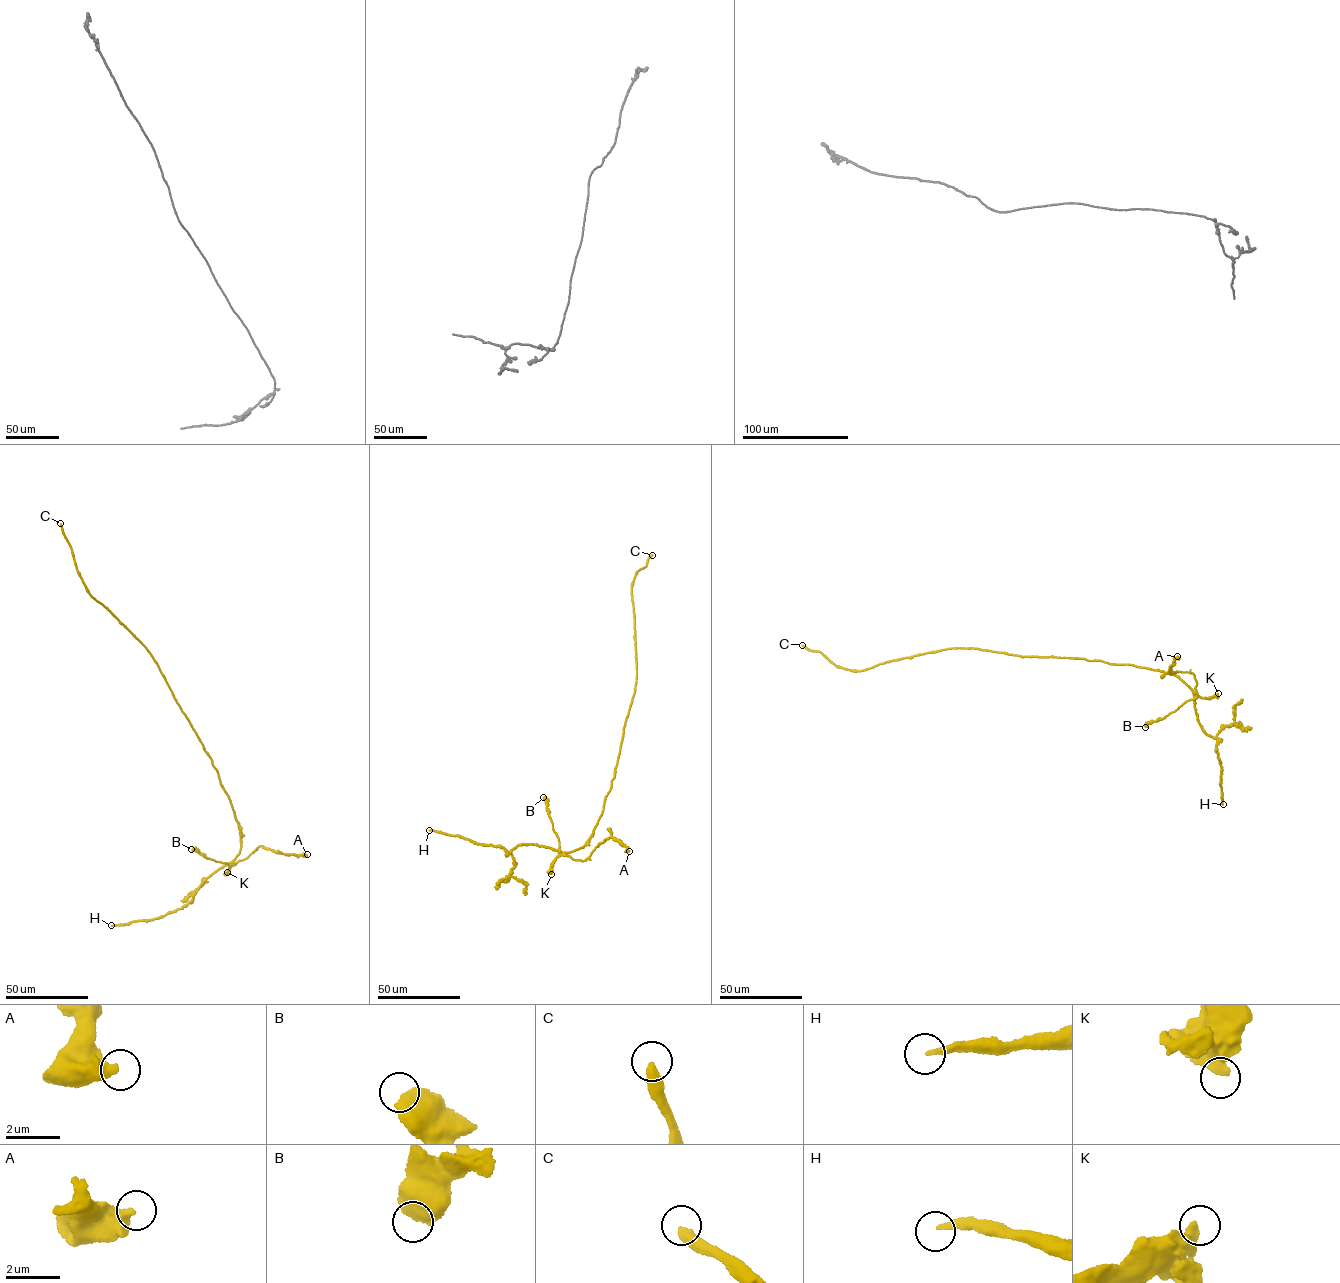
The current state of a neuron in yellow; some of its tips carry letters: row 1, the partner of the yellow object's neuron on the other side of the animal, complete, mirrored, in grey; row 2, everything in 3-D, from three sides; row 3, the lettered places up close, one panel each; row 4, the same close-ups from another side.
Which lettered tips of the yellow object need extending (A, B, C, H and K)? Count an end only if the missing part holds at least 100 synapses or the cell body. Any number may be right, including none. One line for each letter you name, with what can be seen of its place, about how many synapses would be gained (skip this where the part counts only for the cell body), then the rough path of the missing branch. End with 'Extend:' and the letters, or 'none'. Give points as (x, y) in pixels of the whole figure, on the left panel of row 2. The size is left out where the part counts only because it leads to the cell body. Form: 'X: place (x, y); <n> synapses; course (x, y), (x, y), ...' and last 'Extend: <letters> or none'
C: place (60, 523); 600 synapses
Extend: C

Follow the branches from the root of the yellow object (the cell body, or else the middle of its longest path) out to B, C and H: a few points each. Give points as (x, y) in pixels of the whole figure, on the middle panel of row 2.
B: (618, 757), (602, 815), (591, 837), (581, 847), (562, 854), (560, 852), (558, 839), (543, 797)
C: (618, 757), (637, 675), (632, 584), (636, 572), (646, 566), (652, 555)
H: (618, 757), (593, 834), (586, 845), (573, 851), (523, 844), (509, 851), (429, 830)

